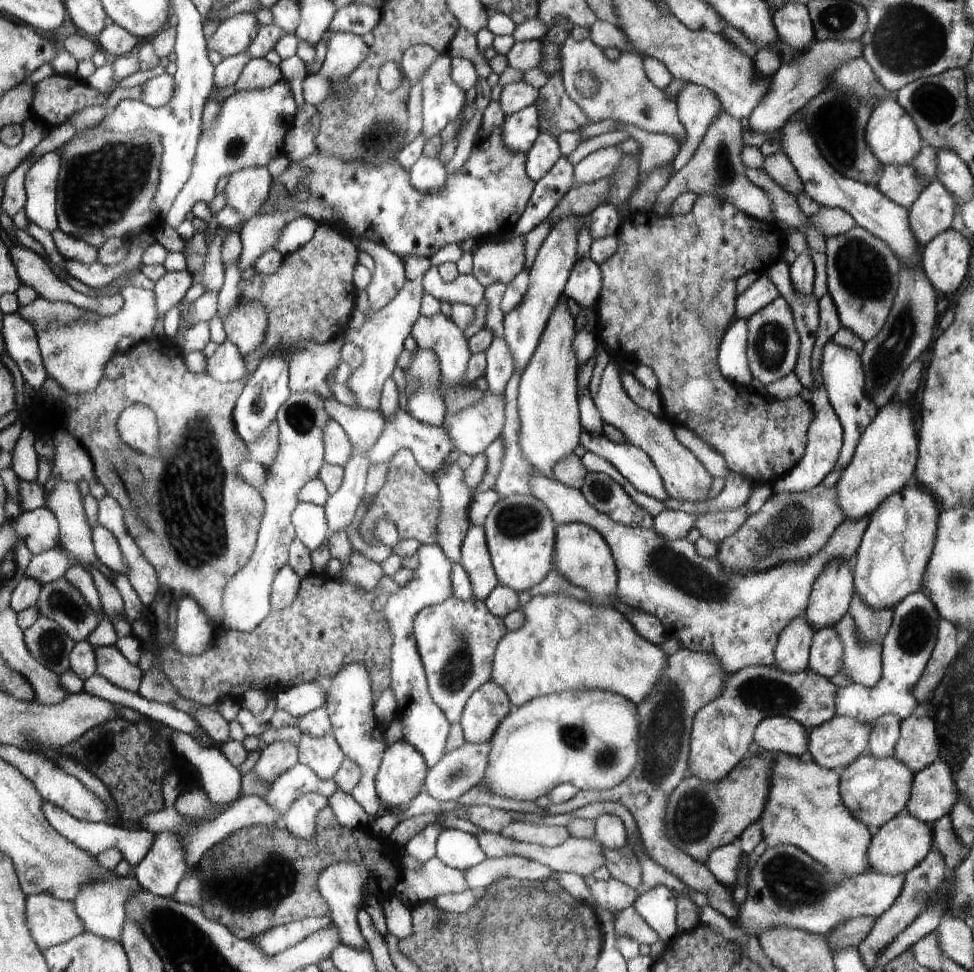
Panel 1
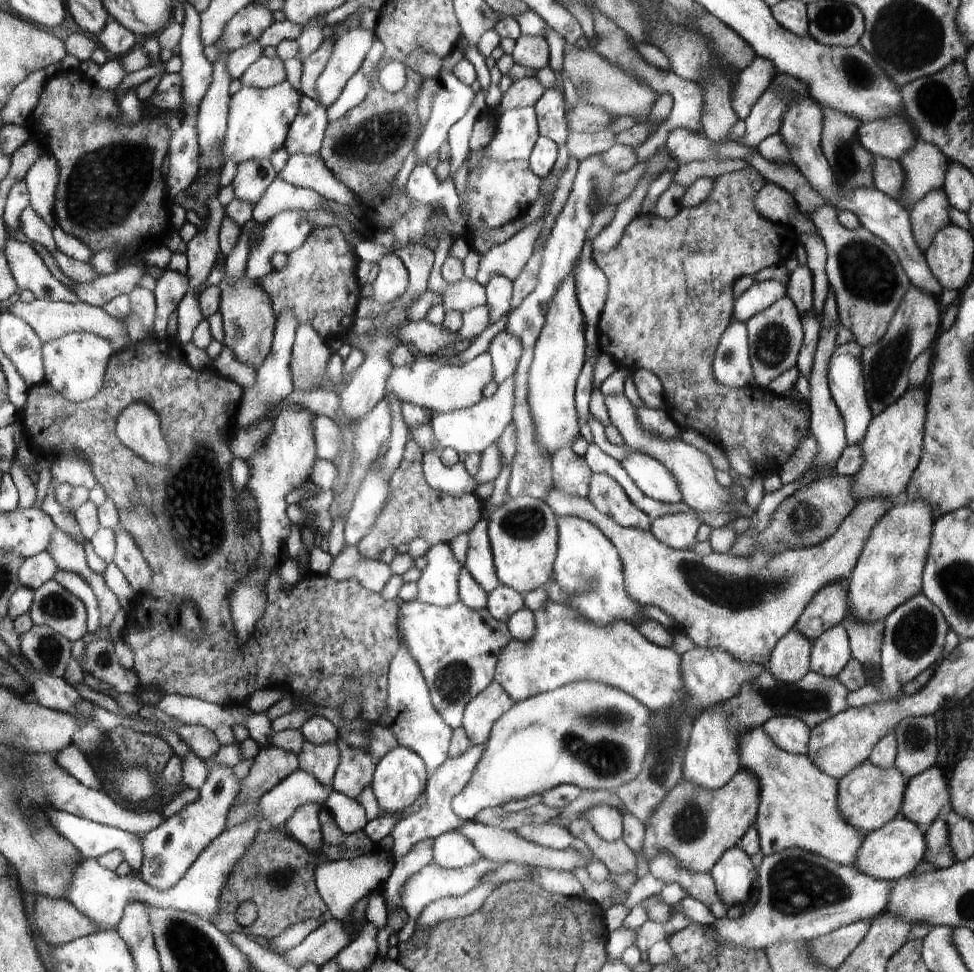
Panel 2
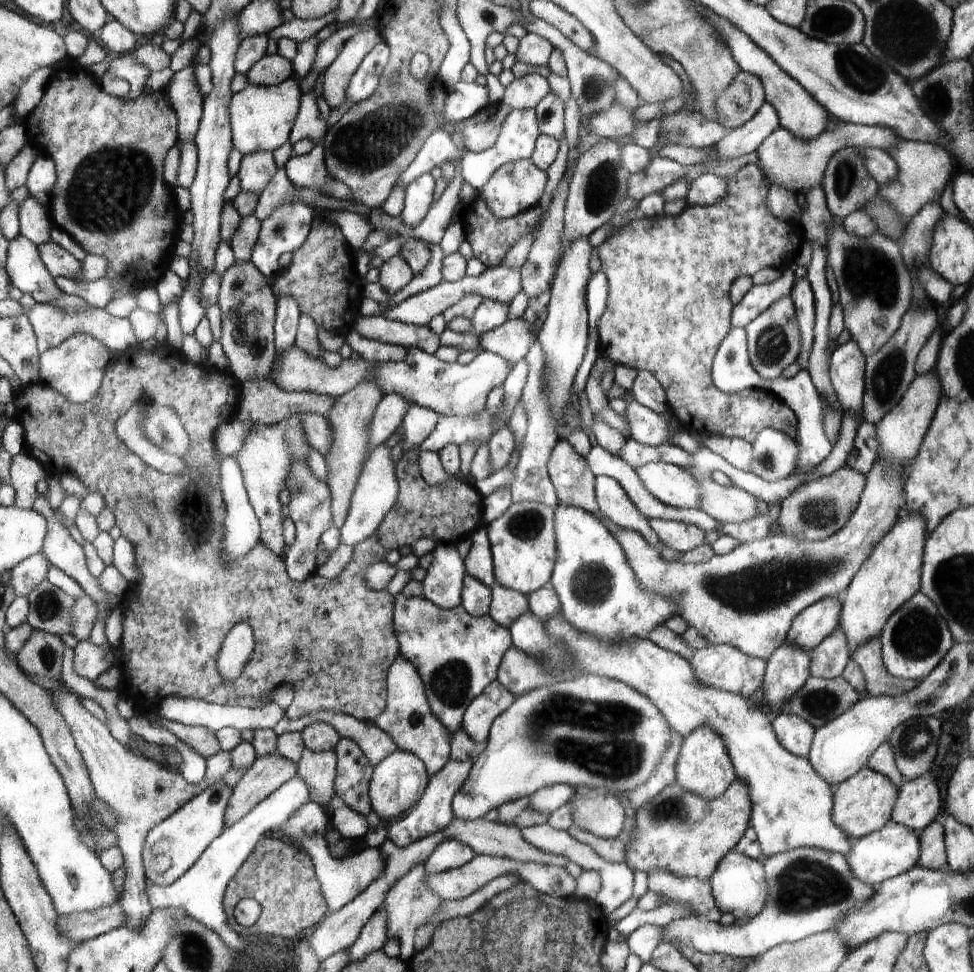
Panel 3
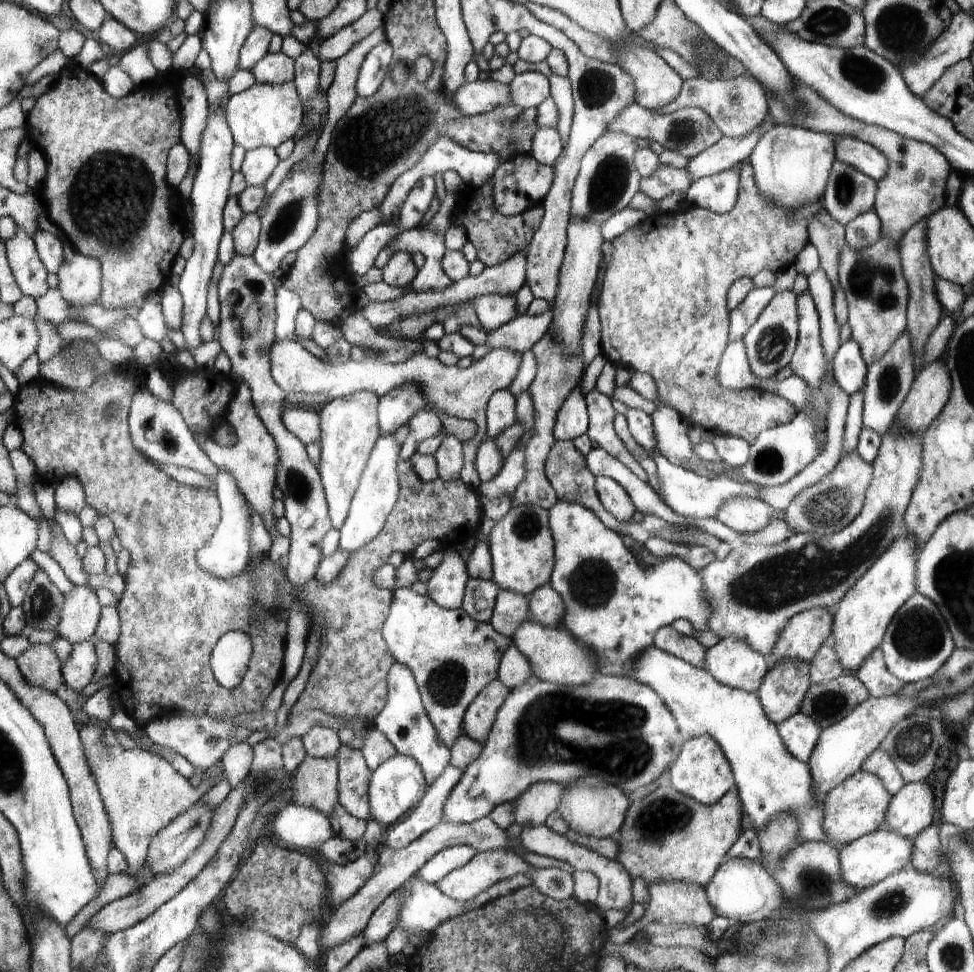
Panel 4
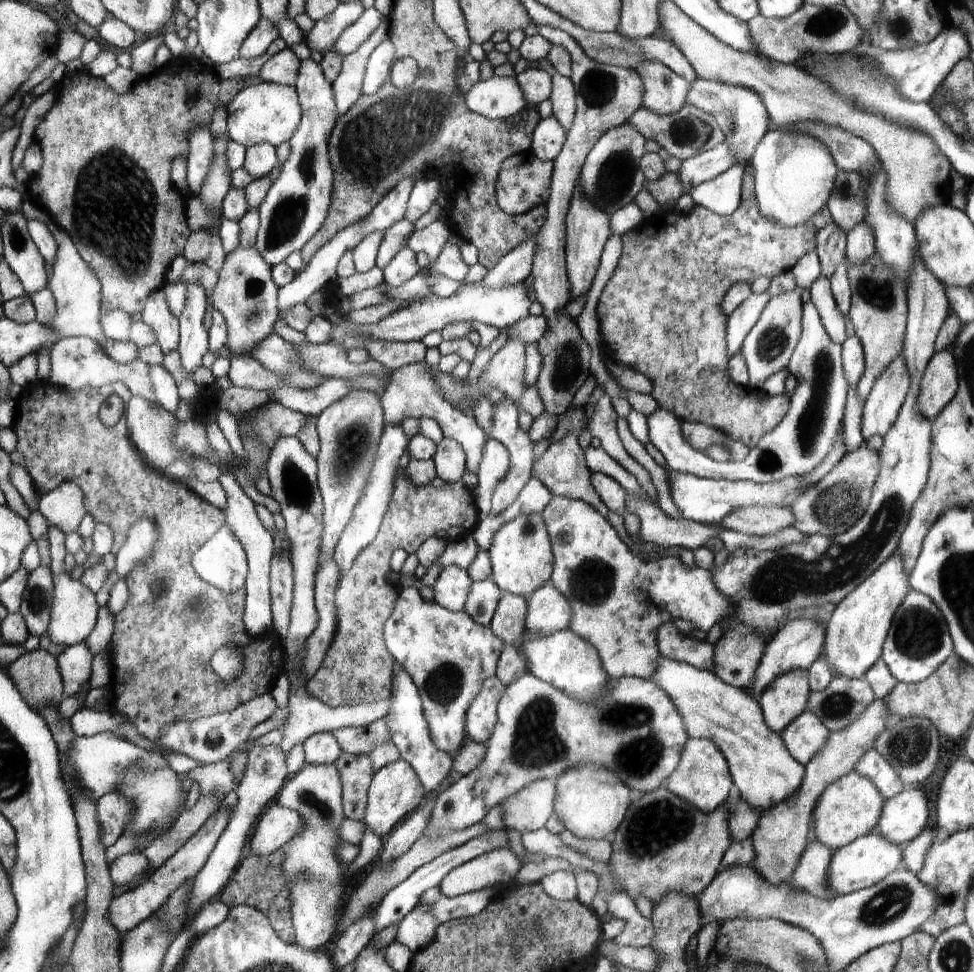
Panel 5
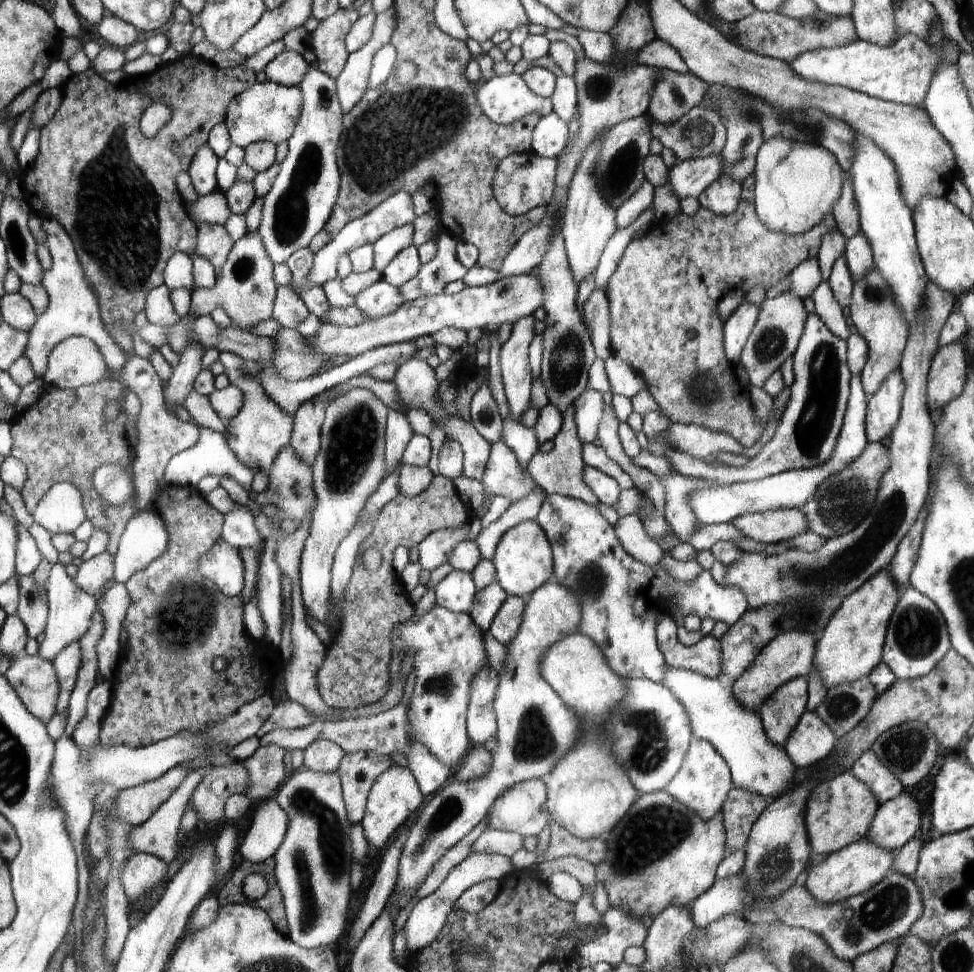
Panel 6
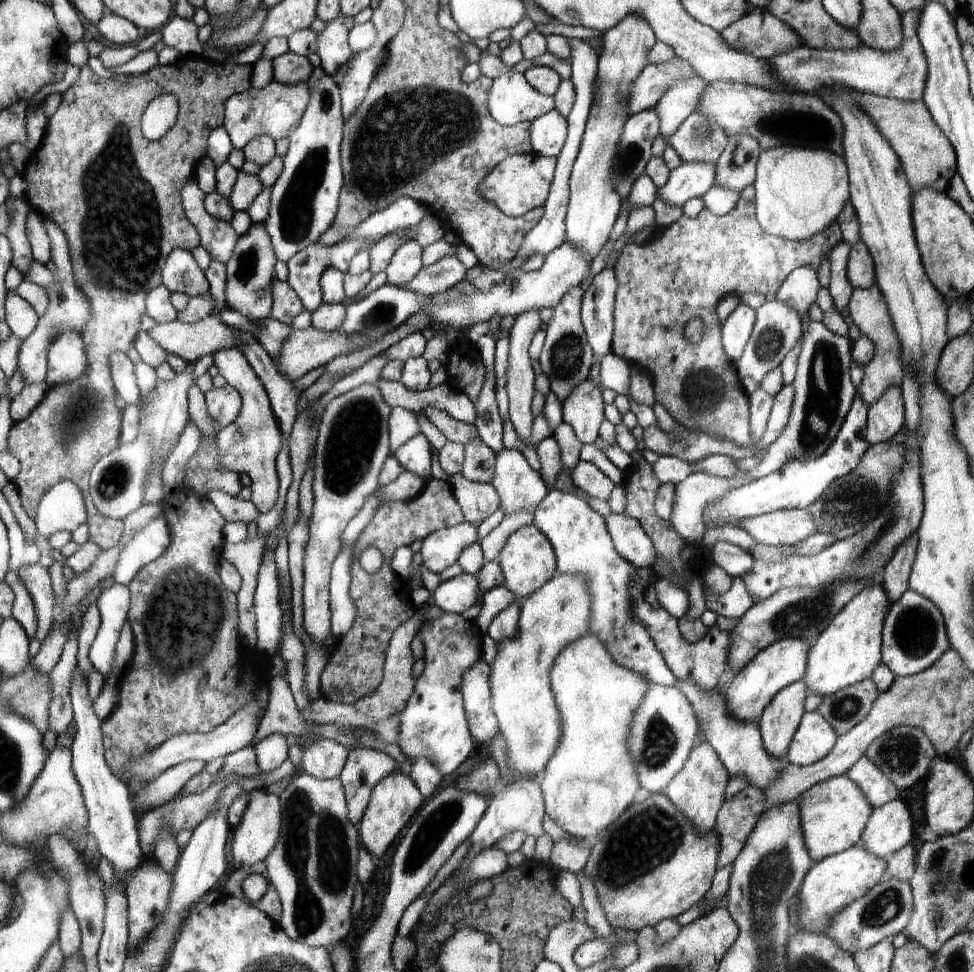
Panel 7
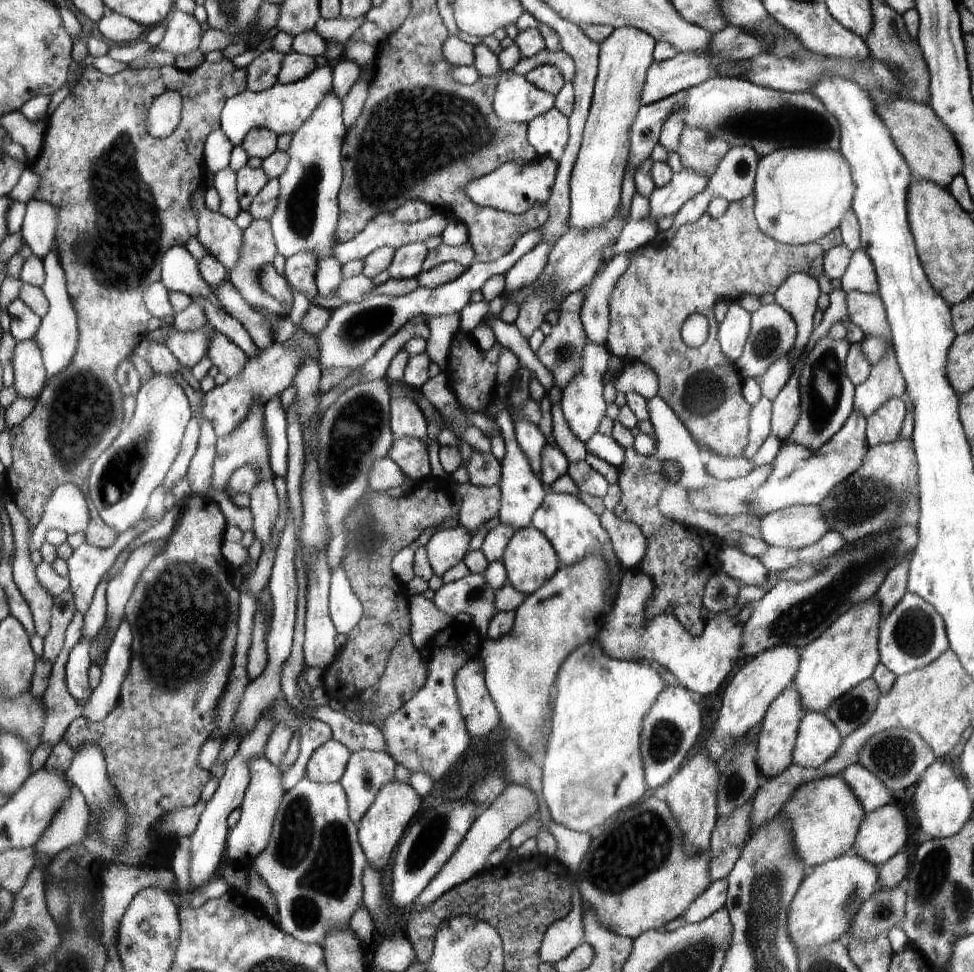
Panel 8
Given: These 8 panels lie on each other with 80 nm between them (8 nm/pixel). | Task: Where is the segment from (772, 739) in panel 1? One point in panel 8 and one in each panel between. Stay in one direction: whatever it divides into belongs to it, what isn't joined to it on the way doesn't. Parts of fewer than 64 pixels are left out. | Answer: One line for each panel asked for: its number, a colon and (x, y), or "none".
2: (792, 734)
3: (796, 735)
4: (800, 733)
5: (805, 737)
6: (812, 741)
7: (815, 739)
8: (818, 741)

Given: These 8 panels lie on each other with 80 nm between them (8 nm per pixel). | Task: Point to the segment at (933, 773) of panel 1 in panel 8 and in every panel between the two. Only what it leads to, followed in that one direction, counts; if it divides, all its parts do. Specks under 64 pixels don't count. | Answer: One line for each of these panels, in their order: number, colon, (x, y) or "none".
2: (926, 794)
3: (920, 800)
4: (911, 811)
5: (904, 818)
6: (897, 821)
7: (889, 829)
8: (882, 835)

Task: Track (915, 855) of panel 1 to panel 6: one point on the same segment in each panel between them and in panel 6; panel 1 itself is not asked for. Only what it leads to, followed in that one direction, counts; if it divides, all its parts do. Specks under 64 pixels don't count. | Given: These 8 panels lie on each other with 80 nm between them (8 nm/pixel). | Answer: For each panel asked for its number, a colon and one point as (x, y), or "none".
2: (895, 850)
3: (894, 849)
4: (870, 859)
5: (871, 858)
6: (838, 876)

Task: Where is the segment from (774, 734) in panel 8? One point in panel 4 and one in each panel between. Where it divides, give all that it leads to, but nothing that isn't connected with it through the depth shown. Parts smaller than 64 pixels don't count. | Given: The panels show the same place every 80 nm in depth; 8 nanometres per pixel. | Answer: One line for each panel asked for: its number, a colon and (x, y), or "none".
4: (782, 692)
5: (788, 697)
6: (781, 713)
7: (779, 723)

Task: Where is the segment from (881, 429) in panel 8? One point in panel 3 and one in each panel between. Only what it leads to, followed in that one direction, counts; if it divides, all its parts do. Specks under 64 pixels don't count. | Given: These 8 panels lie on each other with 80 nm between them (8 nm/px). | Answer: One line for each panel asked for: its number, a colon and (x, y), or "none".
3: (888, 372)
4: (887, 381)
5: (882, 406)
6: (884, 407)
7: (885, 418)

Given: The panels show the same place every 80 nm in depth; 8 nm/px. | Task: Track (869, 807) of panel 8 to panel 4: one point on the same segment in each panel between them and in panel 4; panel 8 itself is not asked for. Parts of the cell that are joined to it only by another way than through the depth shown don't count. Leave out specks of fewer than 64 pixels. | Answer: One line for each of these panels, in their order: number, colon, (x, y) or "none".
4: (879, 763)
5: (873, 765)
6: (885, 786)
7: (878, 789)

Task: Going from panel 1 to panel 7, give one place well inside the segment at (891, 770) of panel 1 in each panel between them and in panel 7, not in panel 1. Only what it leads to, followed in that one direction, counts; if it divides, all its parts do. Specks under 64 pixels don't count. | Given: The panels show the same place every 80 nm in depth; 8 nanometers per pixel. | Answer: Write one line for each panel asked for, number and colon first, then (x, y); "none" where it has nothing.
2: (869, 797)
3: (864, 803)
4: (857, 807)
5: (850, 808)
6: (841, 808)
7: (834, 813)

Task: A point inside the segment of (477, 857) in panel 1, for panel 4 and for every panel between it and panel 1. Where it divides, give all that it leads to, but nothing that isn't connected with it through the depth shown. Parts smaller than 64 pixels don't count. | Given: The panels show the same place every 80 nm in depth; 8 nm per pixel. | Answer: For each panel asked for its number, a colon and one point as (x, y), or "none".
2: (451, 850)
3: (452, 854)
4: (437, 867)

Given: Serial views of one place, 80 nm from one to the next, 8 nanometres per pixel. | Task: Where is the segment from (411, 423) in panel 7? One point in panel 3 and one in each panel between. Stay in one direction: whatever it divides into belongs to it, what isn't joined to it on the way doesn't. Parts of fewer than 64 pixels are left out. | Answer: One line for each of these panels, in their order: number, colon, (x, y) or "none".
3: (376, 492)
4: (379, 486)
5: (364, 525)
6: (398, 432)

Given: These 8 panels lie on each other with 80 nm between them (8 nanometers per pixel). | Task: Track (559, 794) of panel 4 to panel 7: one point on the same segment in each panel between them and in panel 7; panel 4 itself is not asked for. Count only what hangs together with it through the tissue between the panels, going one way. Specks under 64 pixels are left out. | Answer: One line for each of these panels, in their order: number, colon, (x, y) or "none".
5: (529, 810)
6: (523, 809)
7: (519, 806)

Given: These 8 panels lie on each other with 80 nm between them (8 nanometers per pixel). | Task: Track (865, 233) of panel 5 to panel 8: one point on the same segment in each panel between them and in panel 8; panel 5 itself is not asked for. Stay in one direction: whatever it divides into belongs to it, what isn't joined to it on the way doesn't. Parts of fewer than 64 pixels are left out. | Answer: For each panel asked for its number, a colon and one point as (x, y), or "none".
6: (859, 255)
7: (860, 272)
8: (860, 274)

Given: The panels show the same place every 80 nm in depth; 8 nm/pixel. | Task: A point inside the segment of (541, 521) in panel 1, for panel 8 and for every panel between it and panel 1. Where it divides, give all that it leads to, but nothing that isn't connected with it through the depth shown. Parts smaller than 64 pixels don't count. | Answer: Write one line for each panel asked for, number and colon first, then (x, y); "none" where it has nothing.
2: (524, 535)
3: (523, 541)
4: (523, 553)
5: (521, 556)
6: (524, 561)
7: (528, 560)
8: (531, 560)

